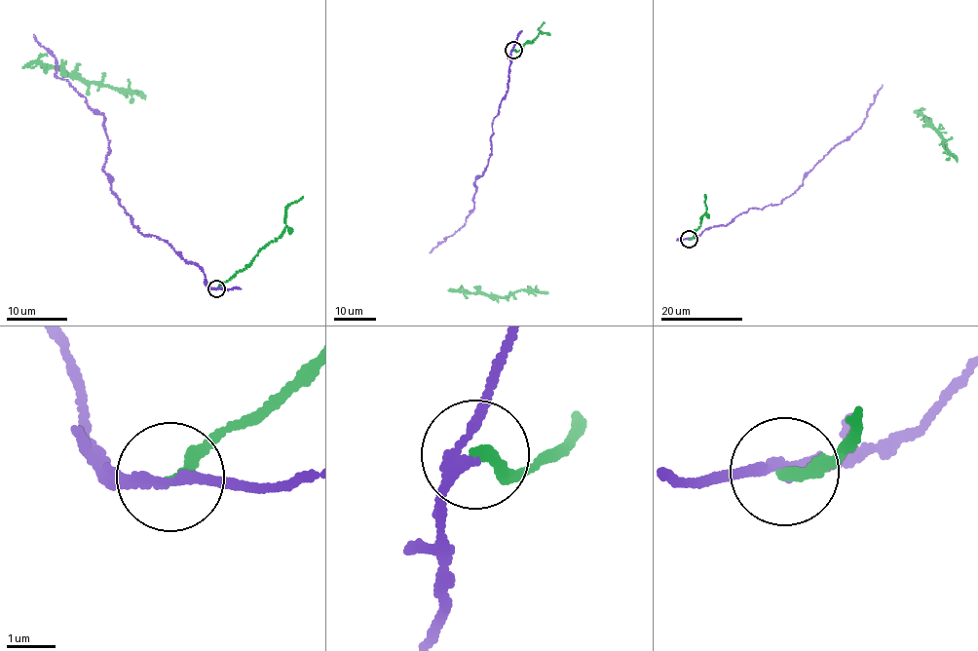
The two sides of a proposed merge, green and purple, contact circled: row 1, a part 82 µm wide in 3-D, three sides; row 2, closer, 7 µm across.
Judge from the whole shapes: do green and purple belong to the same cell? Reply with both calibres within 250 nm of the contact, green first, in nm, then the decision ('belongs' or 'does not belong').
calibres 260 and 170 nm; does not belong

